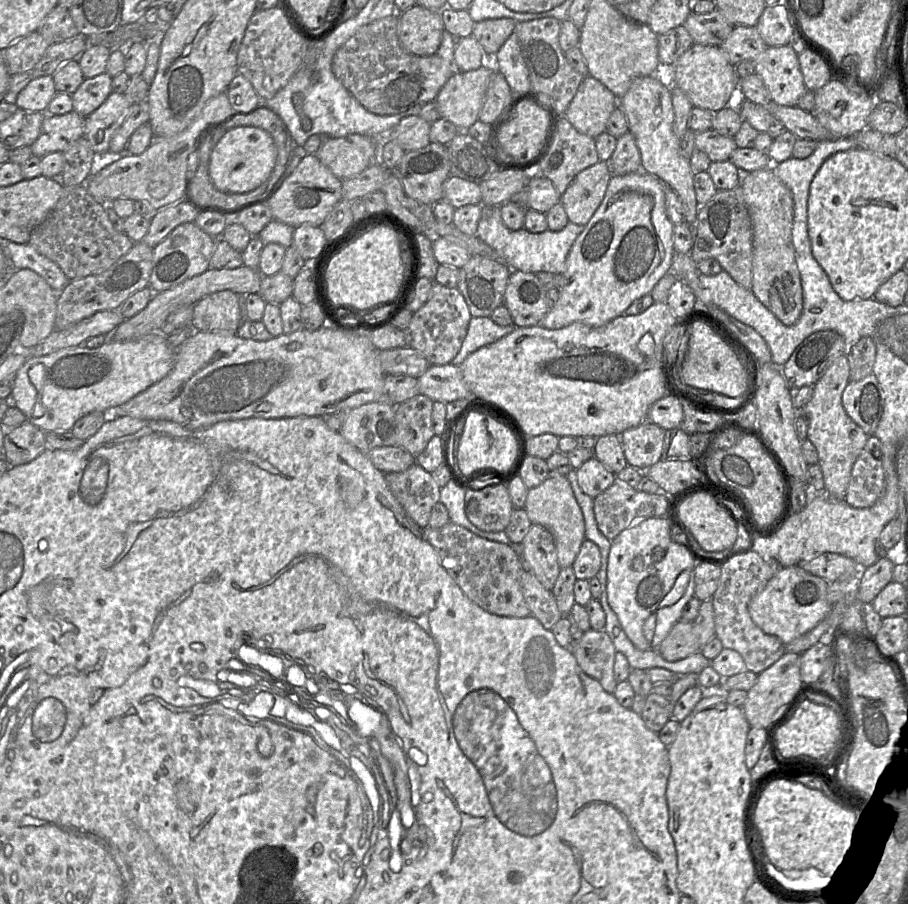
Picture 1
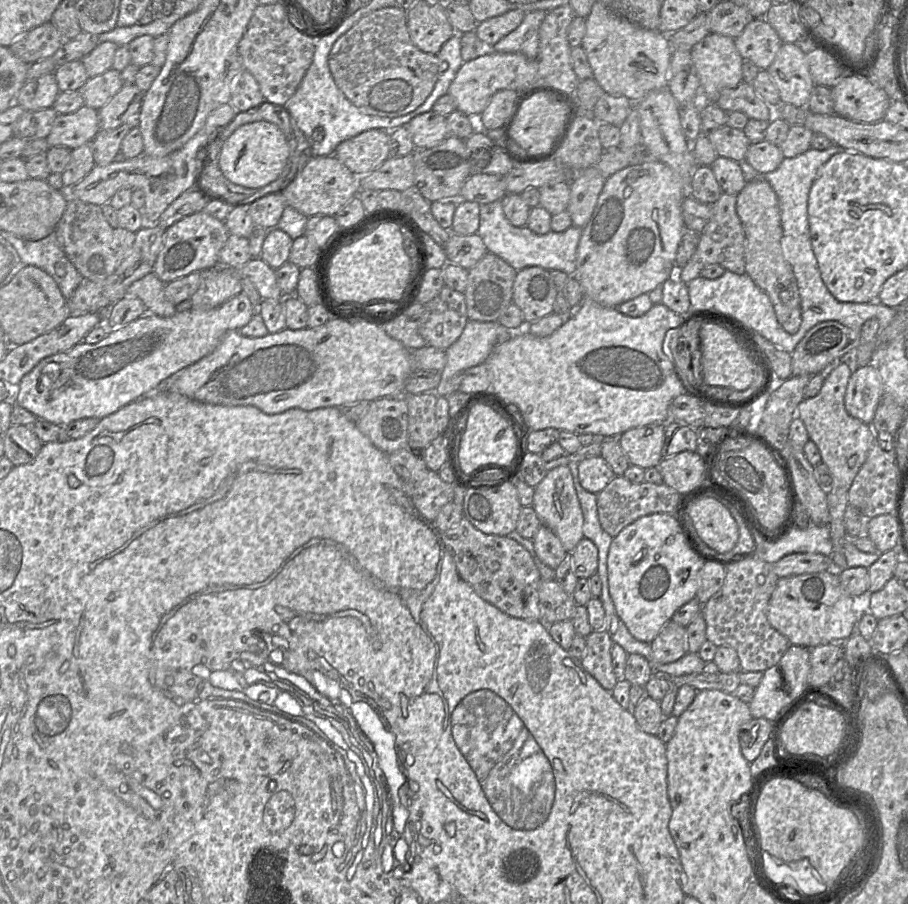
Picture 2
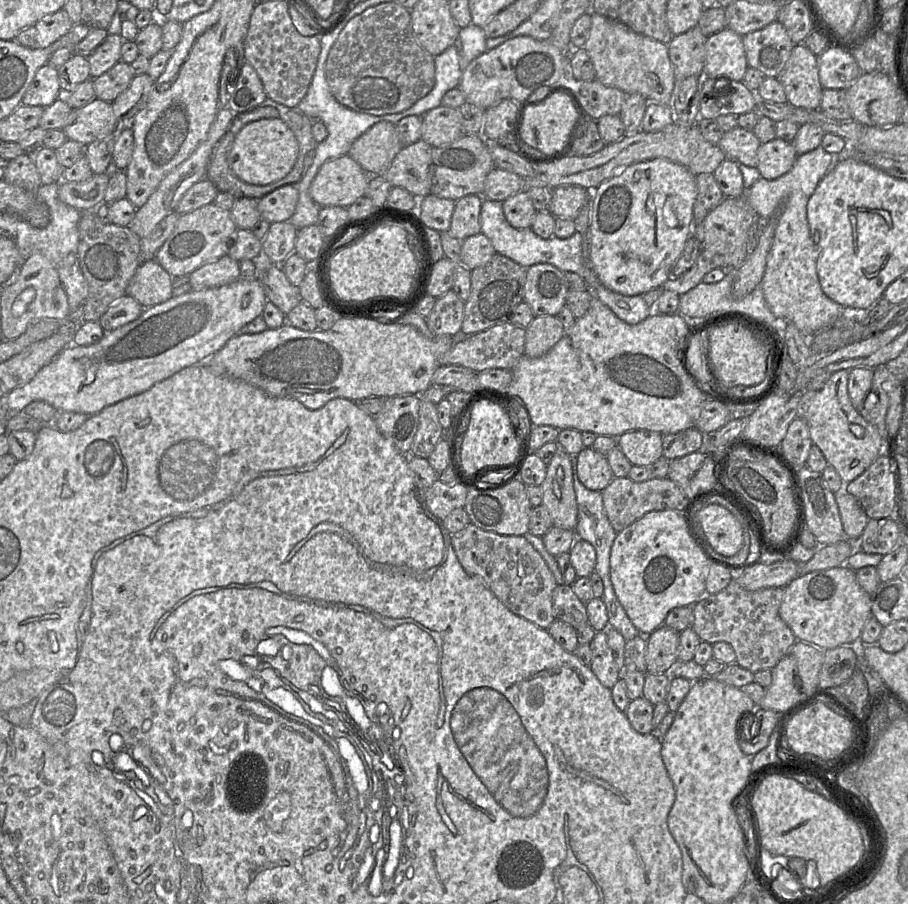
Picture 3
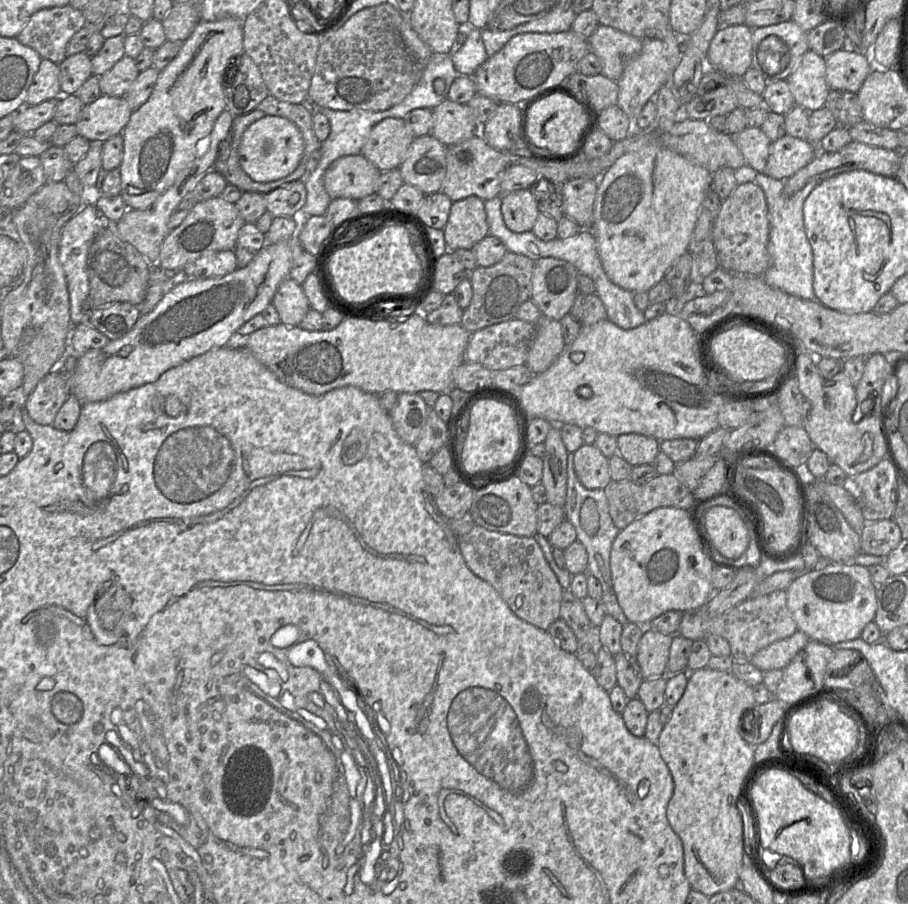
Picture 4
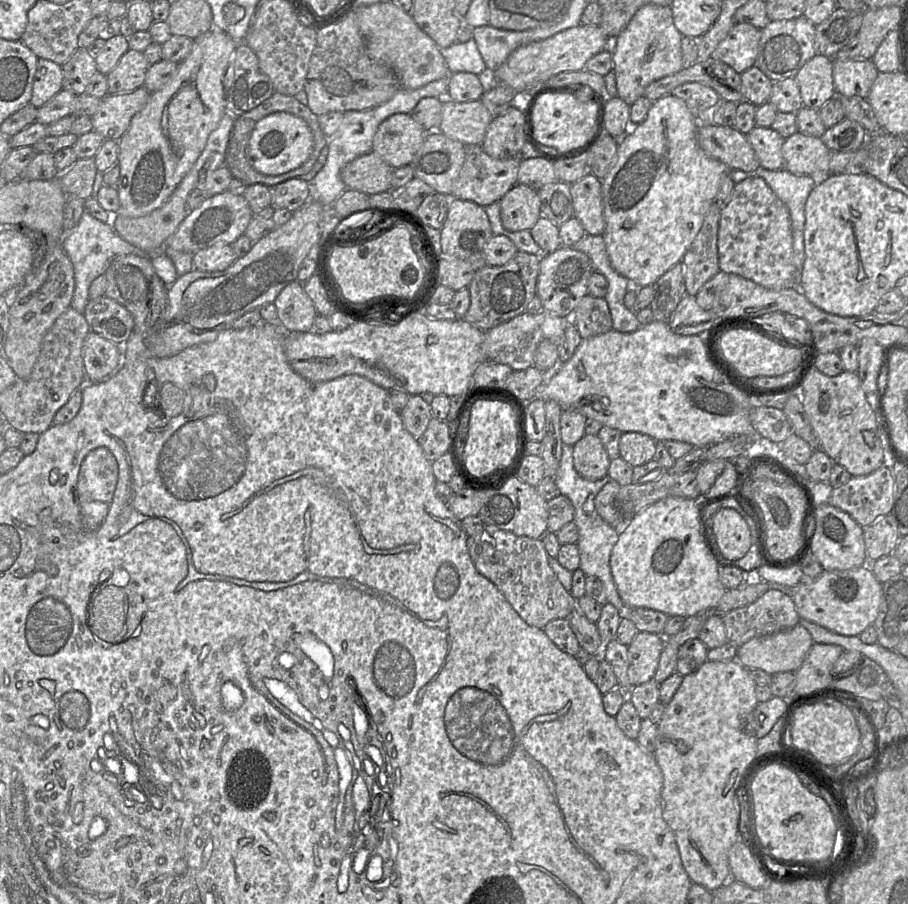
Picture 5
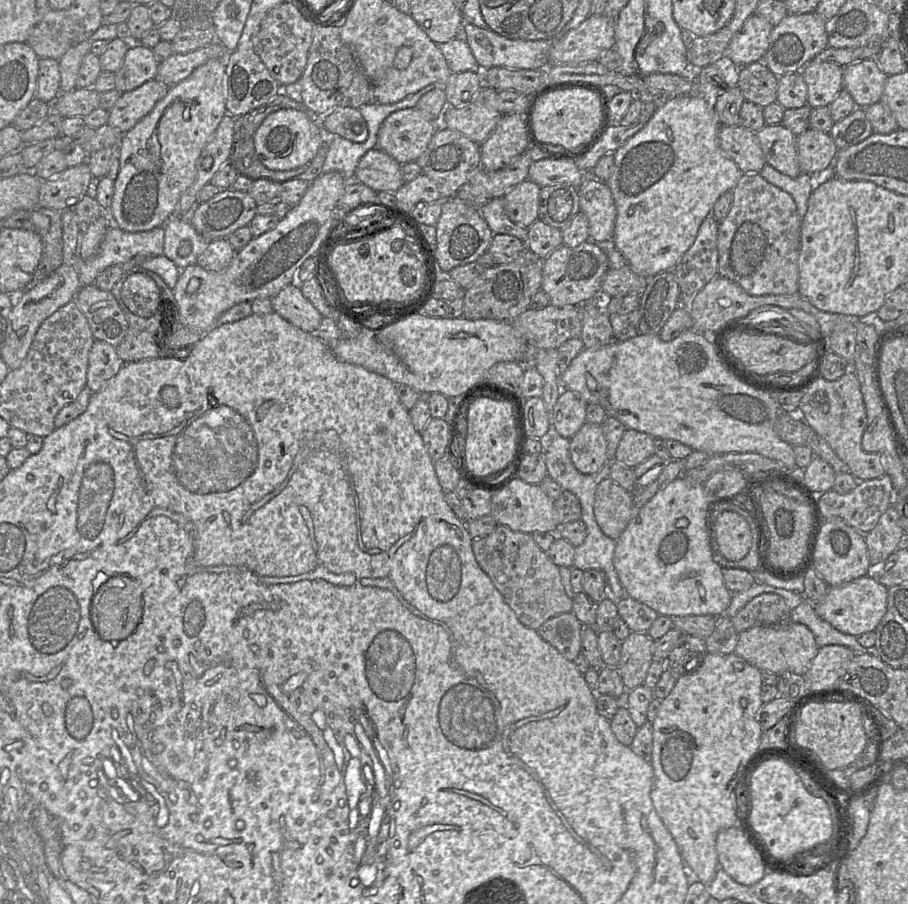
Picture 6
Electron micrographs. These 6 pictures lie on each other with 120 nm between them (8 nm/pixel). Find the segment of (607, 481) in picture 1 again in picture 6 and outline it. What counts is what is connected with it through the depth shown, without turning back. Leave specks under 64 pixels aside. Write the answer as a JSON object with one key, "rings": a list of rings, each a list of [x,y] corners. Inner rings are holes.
{"rings":[[[586,422],[582,427],[581,429],[570,439],[570,457],[571,457],[571,460],[574,464],[574,466],[576,467],[576,469],[583,473],[583,474],[593,474],[593,473],[597,473],[598,471],[600,471],[603,466],[609,462],[609,461],[615,461],[615,460],[611,460],[609,459],[609,456],[608,456],[608,452],[607,452],[607,442],[606,442],[606,439],[605,439],[605,436],[604,436],[604,433],[603,433],[603,429],[602,429],[602,425],[601,424],[594,424],[594,423],[588,423]]]}

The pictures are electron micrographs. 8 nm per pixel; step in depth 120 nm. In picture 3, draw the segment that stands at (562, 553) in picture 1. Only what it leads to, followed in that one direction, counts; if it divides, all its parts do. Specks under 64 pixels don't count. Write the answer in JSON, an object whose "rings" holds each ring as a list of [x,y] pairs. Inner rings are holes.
{"rings":[[[560,446],[547,465],[546,477],[541,484],[542,505],[548,510],[555,527],[575,530],[578,506],[573,487],[570,455]]]}

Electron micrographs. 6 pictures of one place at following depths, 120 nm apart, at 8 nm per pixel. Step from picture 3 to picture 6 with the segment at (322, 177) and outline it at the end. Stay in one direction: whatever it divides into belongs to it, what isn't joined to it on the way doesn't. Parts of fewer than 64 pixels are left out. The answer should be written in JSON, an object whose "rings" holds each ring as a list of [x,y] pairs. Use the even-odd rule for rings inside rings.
{"rings":[[[378,147],[369,150],[358,162],[354,179],[376,192],[397,190],[404,184],[401,166],[394,158]]]}

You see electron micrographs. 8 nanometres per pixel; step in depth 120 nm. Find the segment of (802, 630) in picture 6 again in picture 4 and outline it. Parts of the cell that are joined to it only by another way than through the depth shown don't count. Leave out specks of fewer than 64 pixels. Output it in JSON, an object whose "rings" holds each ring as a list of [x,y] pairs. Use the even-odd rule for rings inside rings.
{"rings":[[[797,630],[790,637],[775,641],[757,651],[750,664],[762,672],[784,669],[809,641],[810,638],[804,632]]]}

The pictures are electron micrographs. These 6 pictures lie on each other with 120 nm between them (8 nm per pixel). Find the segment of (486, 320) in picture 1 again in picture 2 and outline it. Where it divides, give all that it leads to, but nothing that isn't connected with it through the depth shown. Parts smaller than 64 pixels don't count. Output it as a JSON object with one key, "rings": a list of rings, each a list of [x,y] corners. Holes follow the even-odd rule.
{"rings":[[[468,320],[460,337],[446,349],[446,364],[434,392],[447,397],[459,391],[462,373],[484,363],[500,343],[502,334],[503,326],[497,321]]]}

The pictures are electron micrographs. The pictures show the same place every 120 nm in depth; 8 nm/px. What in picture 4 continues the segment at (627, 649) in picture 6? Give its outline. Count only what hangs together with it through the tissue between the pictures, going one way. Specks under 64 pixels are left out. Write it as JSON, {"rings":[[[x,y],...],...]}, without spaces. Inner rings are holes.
{"rings":[[[644,627],[635,655],[643,680],[666,676],[672,636]]]}

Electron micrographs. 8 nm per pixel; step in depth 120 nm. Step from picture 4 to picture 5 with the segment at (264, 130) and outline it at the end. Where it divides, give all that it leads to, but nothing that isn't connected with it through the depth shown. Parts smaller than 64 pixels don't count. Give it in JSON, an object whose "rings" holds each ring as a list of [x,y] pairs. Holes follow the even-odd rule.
{"rings":[[[276,112],[256,122],[248,144],[248,159],[262,174],[281,175],[306,162],[312,147],[312,132],[303,119],[287,112]]]}

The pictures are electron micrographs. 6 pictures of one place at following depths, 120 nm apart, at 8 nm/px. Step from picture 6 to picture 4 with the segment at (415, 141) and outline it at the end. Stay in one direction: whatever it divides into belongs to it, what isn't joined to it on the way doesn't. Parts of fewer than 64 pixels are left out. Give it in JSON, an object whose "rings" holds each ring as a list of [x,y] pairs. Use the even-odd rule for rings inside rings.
{"rings":[[[385,118],[376,124],[361,154],[381,172],[398,169],[415,136],[402,118]]]}

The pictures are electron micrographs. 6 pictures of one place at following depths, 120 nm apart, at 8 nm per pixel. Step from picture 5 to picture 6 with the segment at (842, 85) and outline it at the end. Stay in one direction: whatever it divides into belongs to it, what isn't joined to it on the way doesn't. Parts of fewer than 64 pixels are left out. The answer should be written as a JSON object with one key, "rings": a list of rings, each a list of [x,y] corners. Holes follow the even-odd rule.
{"rings":[[[875,58],[851,63],[843,68],[843,88],[856,103],[868,107],[881,101],[887,75]]]}

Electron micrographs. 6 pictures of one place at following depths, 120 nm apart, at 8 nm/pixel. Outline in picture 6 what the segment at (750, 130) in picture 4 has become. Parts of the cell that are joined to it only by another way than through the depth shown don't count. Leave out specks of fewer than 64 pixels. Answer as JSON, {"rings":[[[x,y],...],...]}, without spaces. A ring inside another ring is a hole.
{"rings":[[[781,123],[765,125],[756,132],[756,137],[767,164],[791,178],[801,174],[796,148],[797,136],[789,129]]]}

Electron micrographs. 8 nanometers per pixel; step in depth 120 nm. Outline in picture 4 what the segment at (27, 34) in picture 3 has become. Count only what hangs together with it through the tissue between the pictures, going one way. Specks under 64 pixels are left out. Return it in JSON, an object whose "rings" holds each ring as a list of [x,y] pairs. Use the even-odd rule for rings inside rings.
{"rings":[[[71,5],[41,9],[30,17],[16,38],[21,44],[34,49],[42,59],[59,64],[67,57],[66,48],[69,41],[86,23],[82,10],[75,9]]]}

